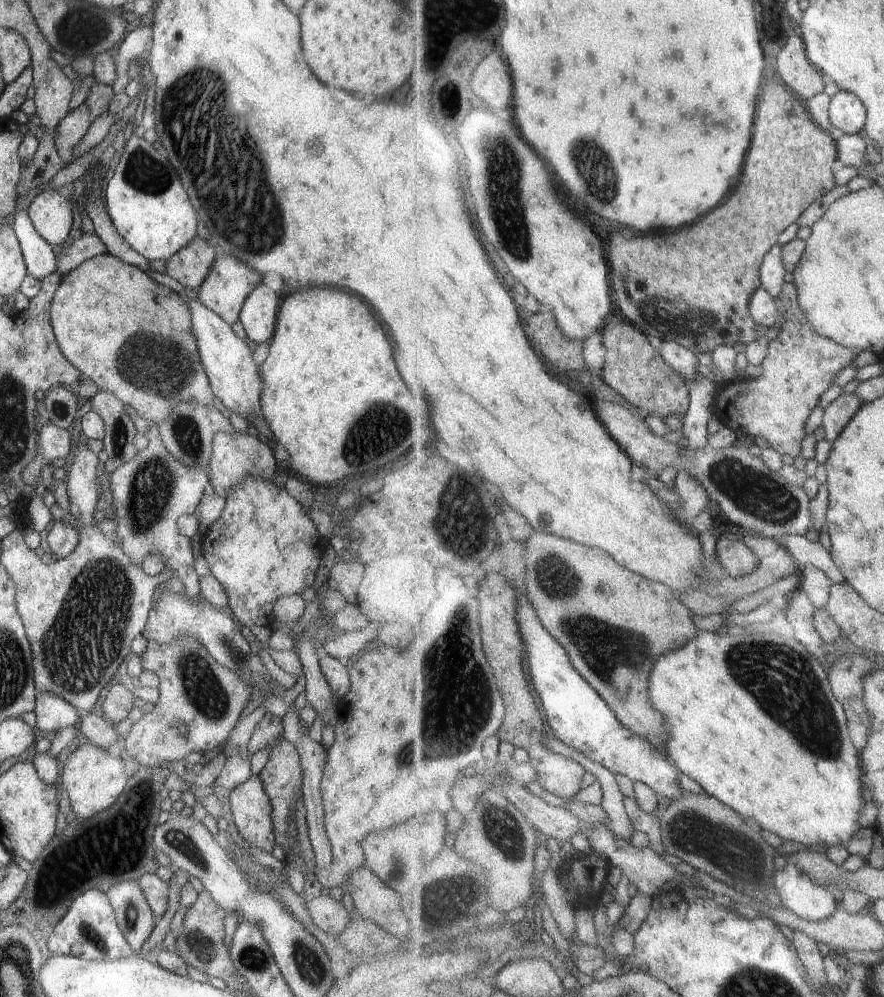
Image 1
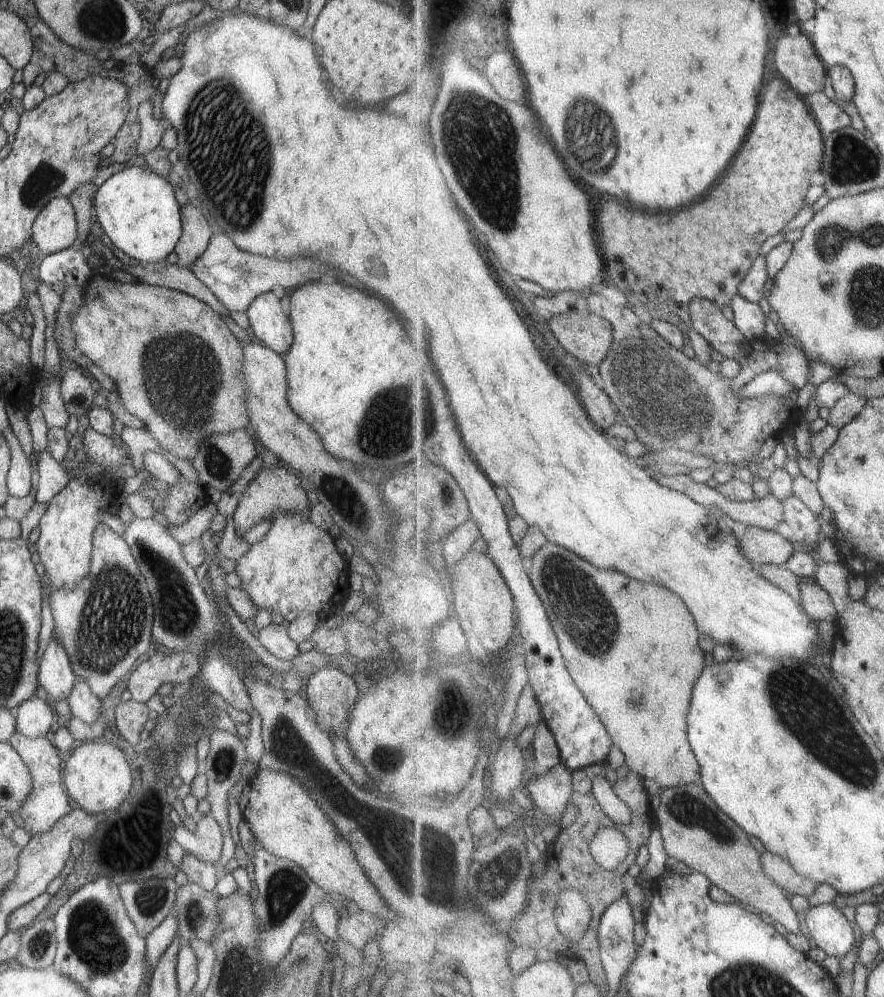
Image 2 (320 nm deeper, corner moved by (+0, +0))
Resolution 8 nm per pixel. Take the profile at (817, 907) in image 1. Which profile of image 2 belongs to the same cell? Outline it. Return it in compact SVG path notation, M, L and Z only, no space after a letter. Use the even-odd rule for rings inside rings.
M834 901L831 904L809 908L805 918L811 938L817 946L827 956L838 959L845 958L853 950L857 940L853 926L841 911L839 908L837 910L837 901Z

